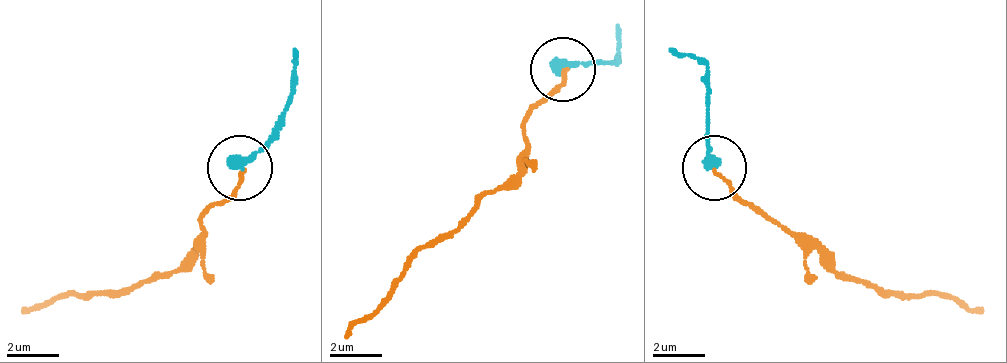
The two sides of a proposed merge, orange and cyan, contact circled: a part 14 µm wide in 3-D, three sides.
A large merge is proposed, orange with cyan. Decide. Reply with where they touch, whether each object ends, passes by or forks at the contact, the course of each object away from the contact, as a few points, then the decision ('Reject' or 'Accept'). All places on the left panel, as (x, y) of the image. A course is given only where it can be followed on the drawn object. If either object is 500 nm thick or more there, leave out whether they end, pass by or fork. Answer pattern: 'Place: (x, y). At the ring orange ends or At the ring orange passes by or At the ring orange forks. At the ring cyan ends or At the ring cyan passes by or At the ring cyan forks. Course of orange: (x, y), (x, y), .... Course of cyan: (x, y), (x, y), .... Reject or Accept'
Place: (239, 168). At the ring orange ends. At the ring cyan ends. Course of orange: (241, 169), (202, 214), (202, 240), (170, 273), (118, 292), (60, 292), (21, 312). Course of cyan: (241, 169), (273, 130), (293, 72), (293, 46). Reject

